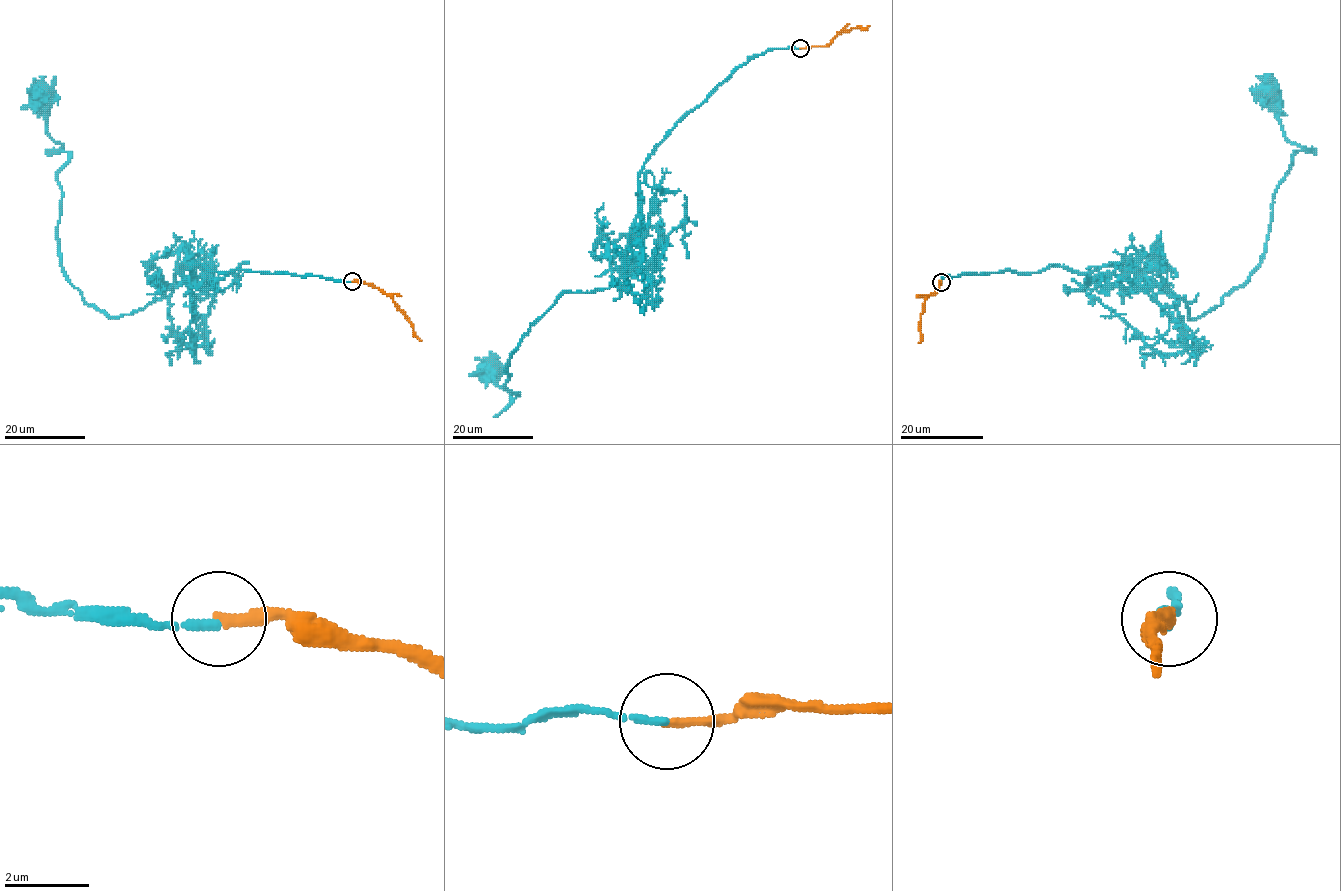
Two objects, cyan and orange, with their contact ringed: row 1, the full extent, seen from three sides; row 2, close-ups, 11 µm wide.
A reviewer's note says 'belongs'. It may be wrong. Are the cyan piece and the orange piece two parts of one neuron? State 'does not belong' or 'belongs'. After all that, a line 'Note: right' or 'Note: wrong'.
belongs
Note: right

